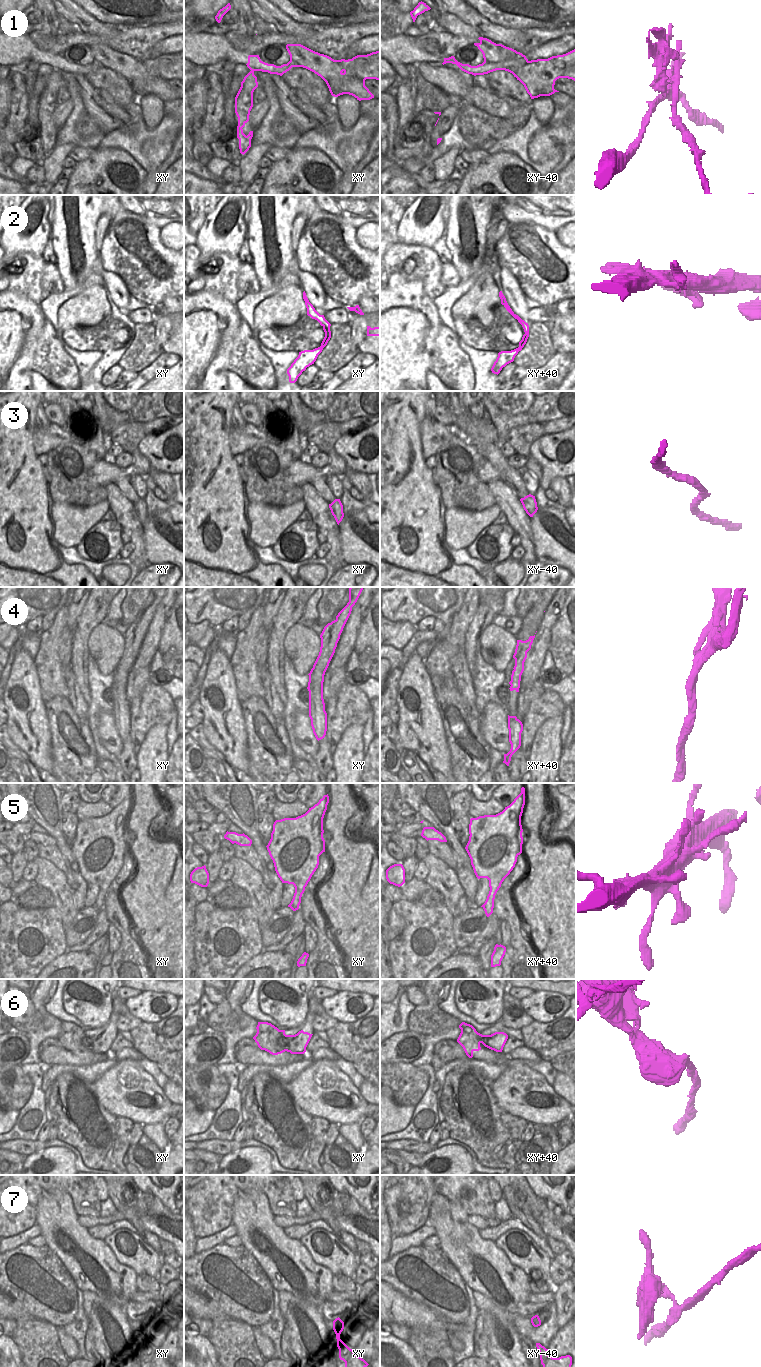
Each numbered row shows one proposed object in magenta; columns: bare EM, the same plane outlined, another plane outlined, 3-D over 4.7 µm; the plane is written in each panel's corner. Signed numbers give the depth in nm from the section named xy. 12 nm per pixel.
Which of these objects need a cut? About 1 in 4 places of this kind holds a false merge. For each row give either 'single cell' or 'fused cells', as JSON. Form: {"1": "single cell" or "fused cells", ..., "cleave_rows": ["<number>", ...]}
{"1": "fused cells", "2": "single cell", "3": "single cell", "4": "fused cells", "5": "single cell", "6": "fused cells", "7": "fused cells", "cleave_rows": ["1", "4", "6", "7"]}

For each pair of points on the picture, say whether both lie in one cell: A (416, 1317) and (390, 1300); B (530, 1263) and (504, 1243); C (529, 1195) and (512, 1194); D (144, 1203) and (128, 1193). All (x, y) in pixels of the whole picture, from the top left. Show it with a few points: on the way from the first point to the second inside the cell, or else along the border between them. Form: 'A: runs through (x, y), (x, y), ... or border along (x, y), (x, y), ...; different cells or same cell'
A: runs through (410, 1313), (396, 1306); same cell
B: runs through (523, 1257), (519, 1257), (509, 1250); same cell
C: runs through (525, 1195), (516, 1194); same cell
D: runs through (140, 1199), (132, 1196); same cell

